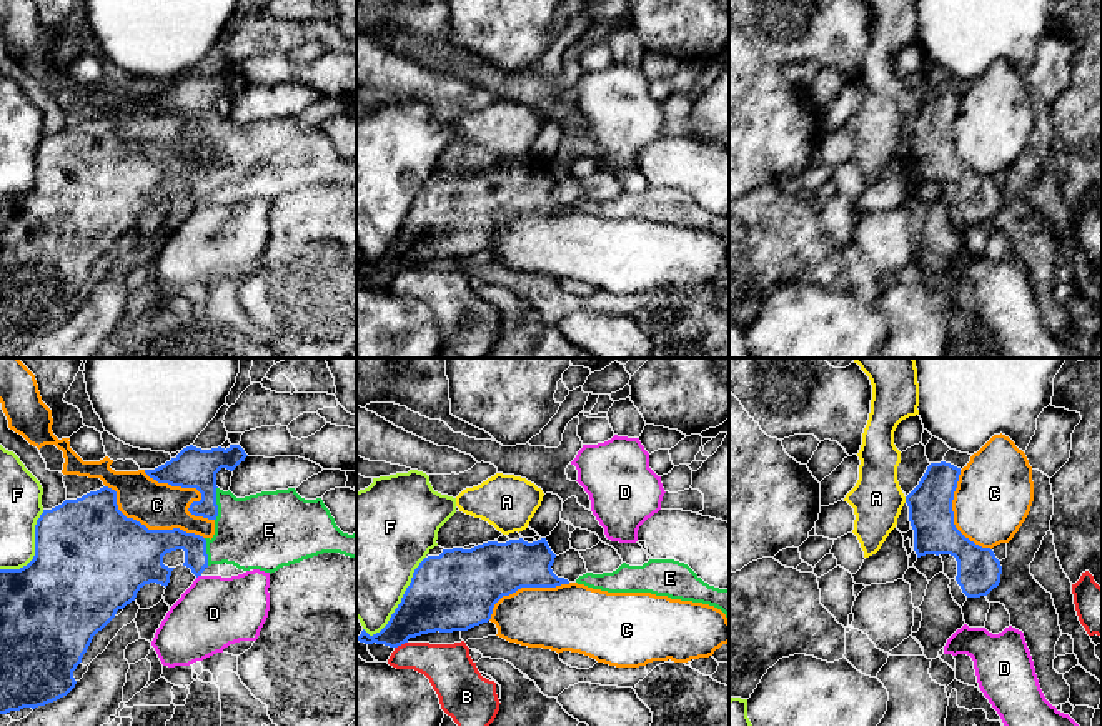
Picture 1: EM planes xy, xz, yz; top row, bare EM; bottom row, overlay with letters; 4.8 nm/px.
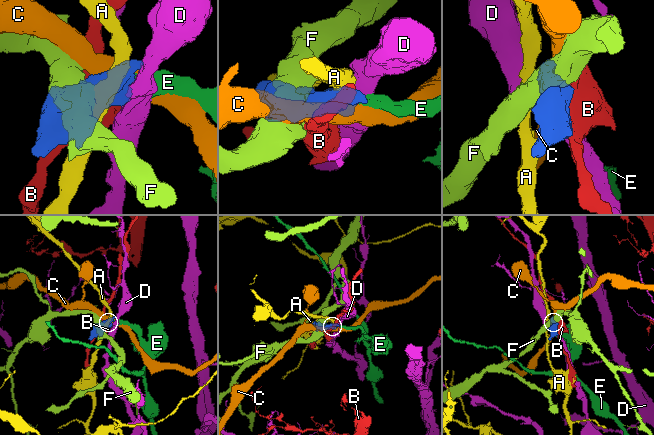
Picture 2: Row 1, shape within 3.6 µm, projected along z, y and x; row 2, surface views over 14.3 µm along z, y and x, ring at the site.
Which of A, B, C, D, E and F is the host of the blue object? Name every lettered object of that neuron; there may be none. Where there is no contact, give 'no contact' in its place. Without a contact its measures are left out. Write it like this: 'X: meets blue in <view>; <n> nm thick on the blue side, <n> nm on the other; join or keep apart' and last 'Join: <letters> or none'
A: meets blue in yz; 220 nm thick on the blue side, 240 nm on the other; keep apart
B: meets blue in xz; 280 nm thick on the blue side, 220 nm on the other; keep apart
C: meets blue in xy; 440 nm thick on the blue side, 220 nm on the other; keep apart
D: meets blue in xy; 150 nm thick on the blue side, 340 nm on the other; keep apart
E: meets blue in xy; 190 nm thick on the blue side, 360 nm on the other; join
F: meets blue in xz; 380 nm thick on the blue side, 480 nm on the other; keep apart
Join: E

